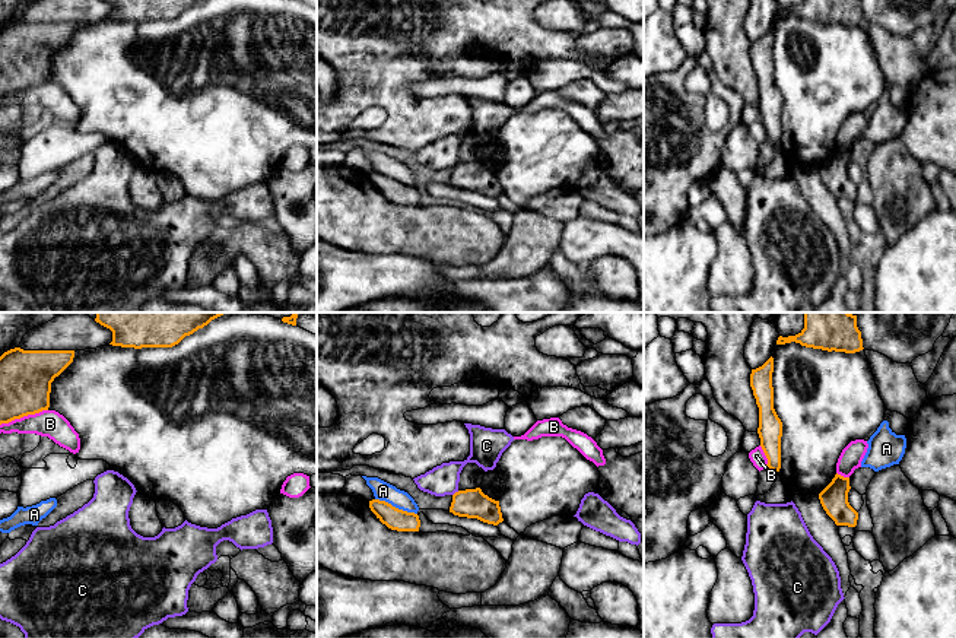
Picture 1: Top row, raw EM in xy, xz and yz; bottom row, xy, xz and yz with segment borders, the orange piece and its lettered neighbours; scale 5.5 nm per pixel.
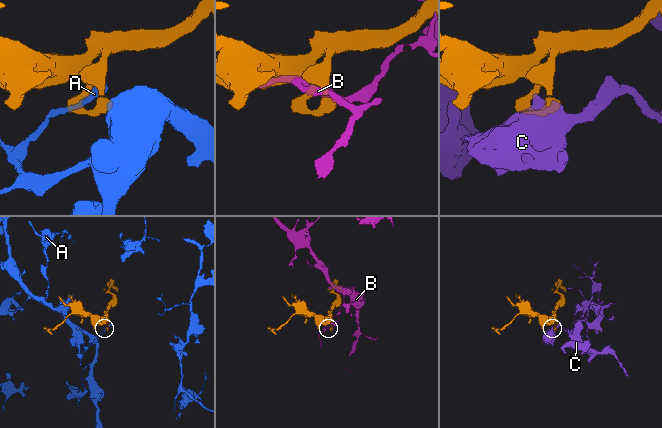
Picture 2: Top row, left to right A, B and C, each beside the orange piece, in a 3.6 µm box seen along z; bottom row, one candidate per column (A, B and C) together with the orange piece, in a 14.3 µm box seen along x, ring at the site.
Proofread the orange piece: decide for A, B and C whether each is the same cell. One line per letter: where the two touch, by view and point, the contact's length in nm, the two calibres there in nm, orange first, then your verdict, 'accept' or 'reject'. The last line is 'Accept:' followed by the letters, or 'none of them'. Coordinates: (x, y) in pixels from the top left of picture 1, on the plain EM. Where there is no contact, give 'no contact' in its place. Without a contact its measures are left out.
A: contact xz (394, 180); length 240 nm; calibres 120 and 110 nm; reject
B: contact xy (24, 88); length 280 nm; calibres 280 and 150 nm; reject
C: contact xz (456, 165); length 50 nm; calibres 160 and 170 nm; accept
Accept: C

